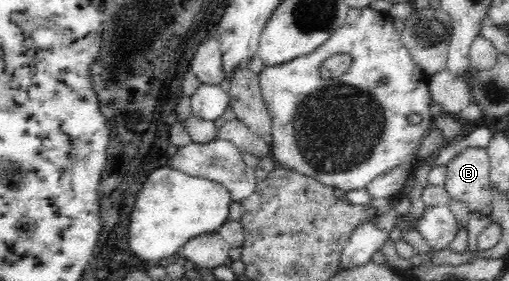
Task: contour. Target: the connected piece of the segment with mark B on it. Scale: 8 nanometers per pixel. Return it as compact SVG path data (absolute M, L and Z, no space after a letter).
M468 147L454 155L446 172L444 186L450 198L465 202L470 213L490 217L493 194L486 148Z

